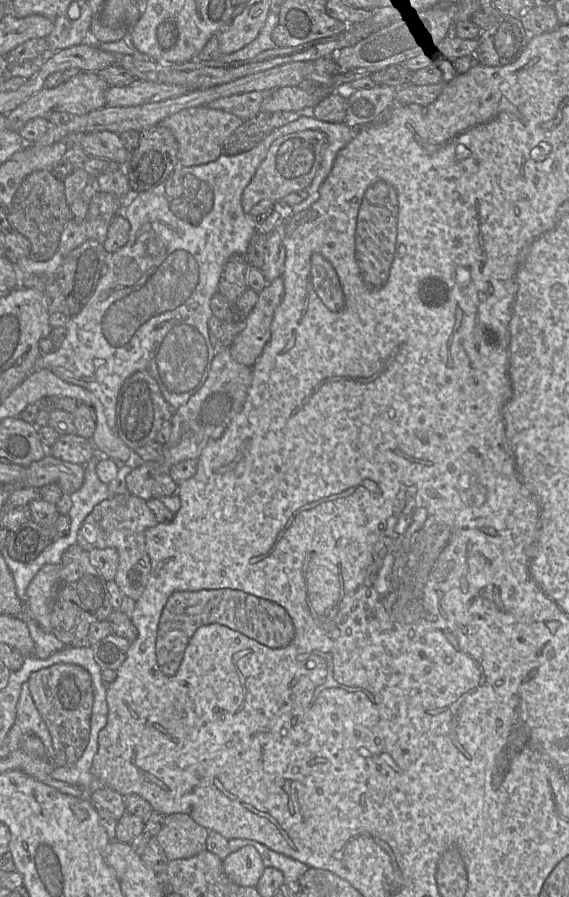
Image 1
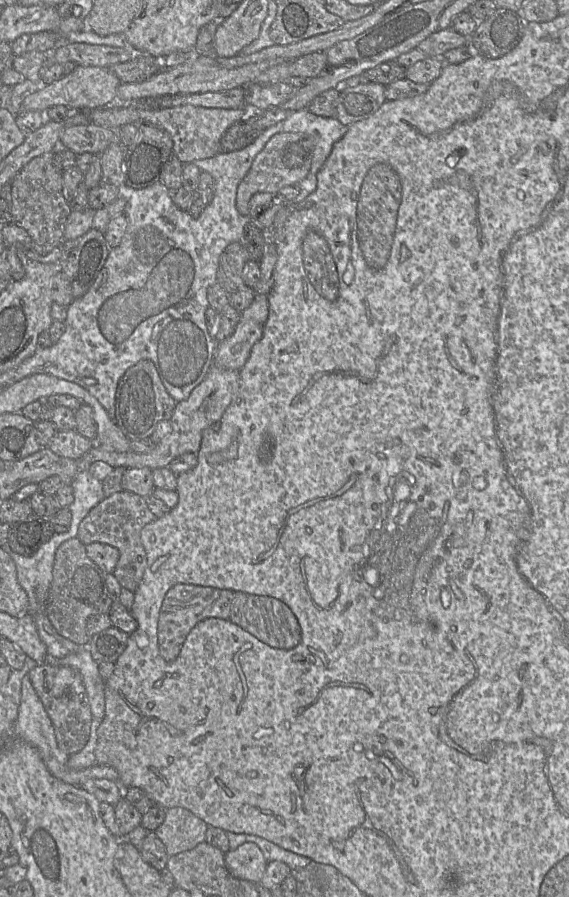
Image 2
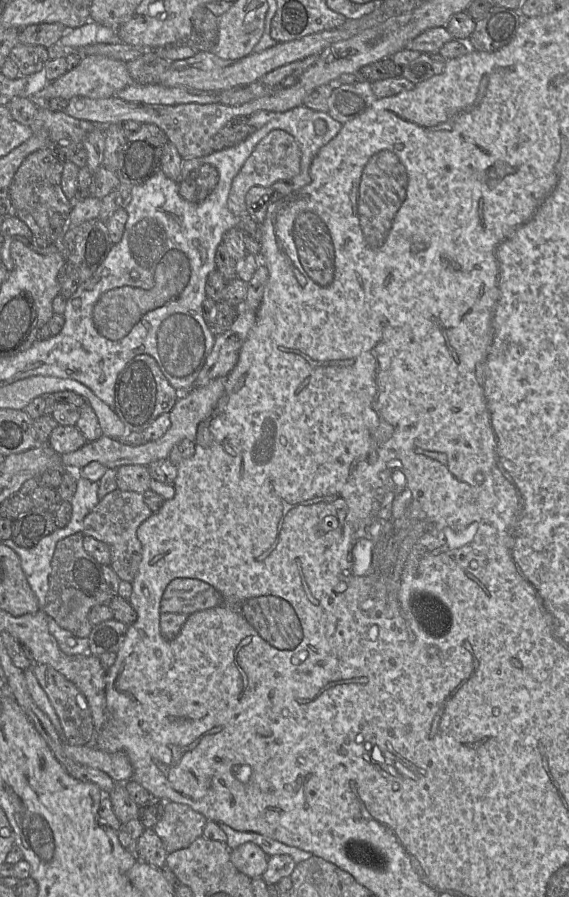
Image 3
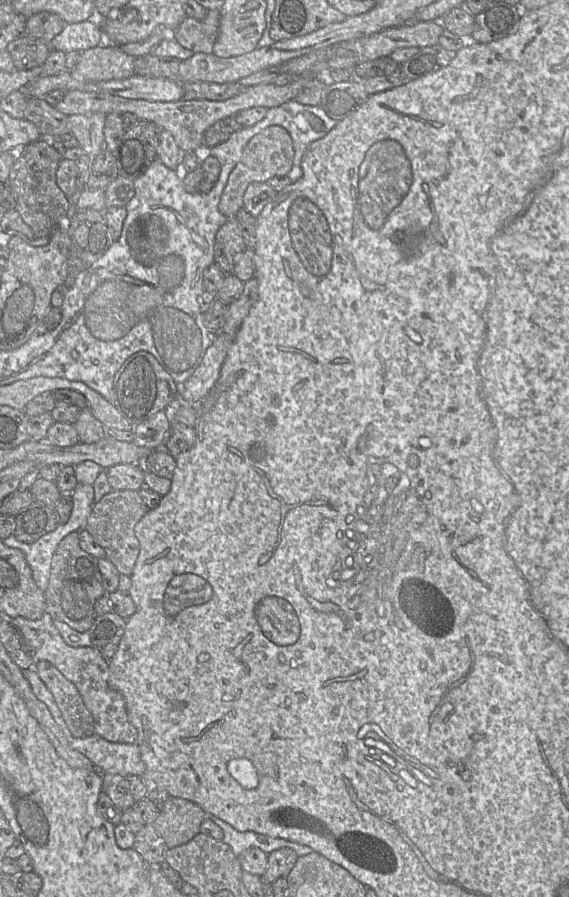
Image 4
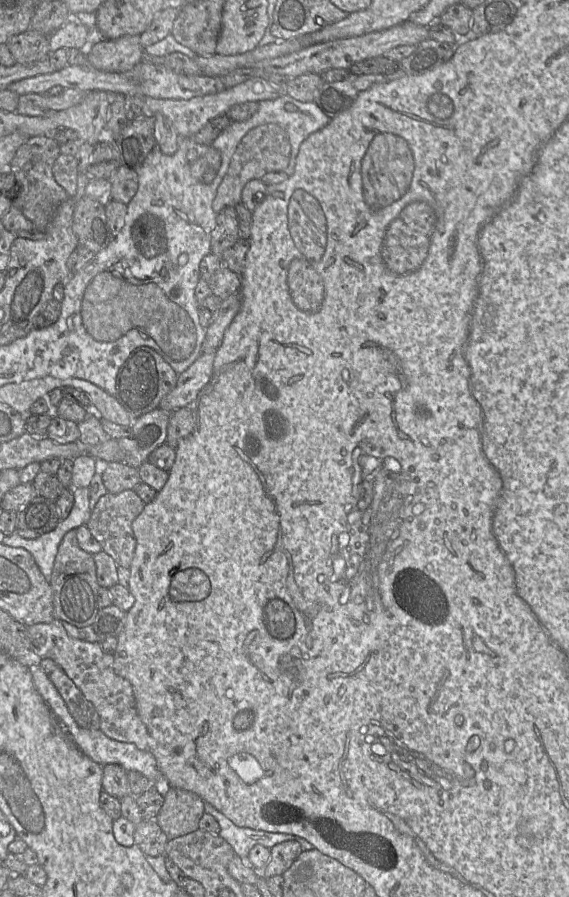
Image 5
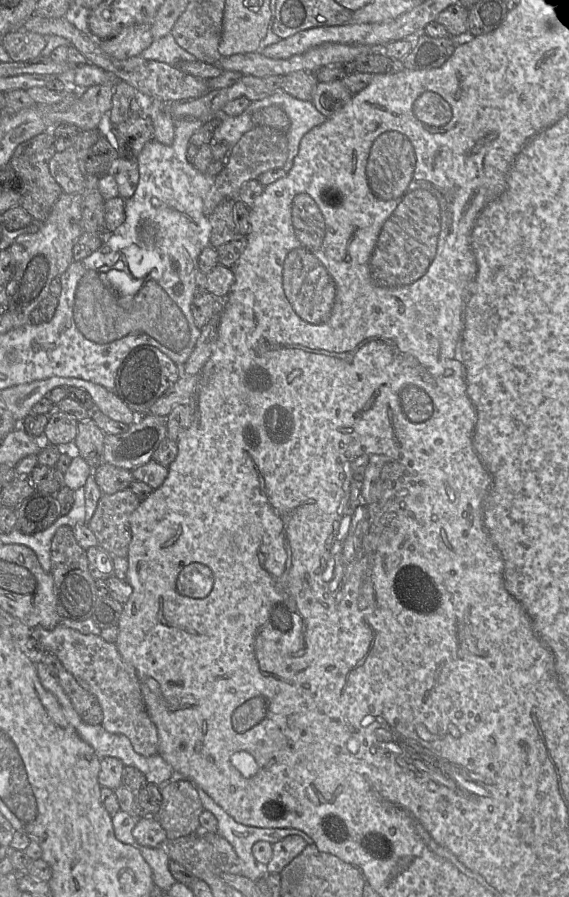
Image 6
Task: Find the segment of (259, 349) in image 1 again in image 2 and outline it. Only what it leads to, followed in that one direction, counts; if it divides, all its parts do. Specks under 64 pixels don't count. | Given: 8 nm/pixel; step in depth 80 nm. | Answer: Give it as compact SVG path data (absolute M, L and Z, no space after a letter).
M257 294L252 304L241 312L234 333L217 342L213 365L226 370L240 371L254 345L262 338L269 314L269 294Z

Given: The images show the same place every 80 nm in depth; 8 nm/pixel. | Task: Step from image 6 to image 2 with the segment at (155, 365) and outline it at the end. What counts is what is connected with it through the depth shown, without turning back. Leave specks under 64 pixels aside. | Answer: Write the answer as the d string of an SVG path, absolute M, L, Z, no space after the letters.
M143 359L128 368L117 384L113 421L129 441L150 438L160 421L171 419L176 404L165 389L154 363Z

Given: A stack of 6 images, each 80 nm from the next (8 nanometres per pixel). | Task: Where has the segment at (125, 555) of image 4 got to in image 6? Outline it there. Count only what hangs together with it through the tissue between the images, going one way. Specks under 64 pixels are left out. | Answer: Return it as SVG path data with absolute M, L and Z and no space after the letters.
M128 487L114 494L102 495L87 523L98 545L113 557L127 557L131 542L130 515L141 500Z

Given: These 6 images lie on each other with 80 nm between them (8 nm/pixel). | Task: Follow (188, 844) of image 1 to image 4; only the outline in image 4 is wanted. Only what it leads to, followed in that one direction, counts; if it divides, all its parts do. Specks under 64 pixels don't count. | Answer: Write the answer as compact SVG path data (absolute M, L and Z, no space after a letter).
M164 796L163 808L152 825L170 849L189 842L200 833L205 818L207 813L196 803Z

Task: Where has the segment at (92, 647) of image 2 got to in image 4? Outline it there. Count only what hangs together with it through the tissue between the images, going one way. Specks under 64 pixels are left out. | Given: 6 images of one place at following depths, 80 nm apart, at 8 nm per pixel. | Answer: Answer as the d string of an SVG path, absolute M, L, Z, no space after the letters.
M113 610L95 617L89 629L92 647L101 650L108 644L118 646L125 631L126 621Z

